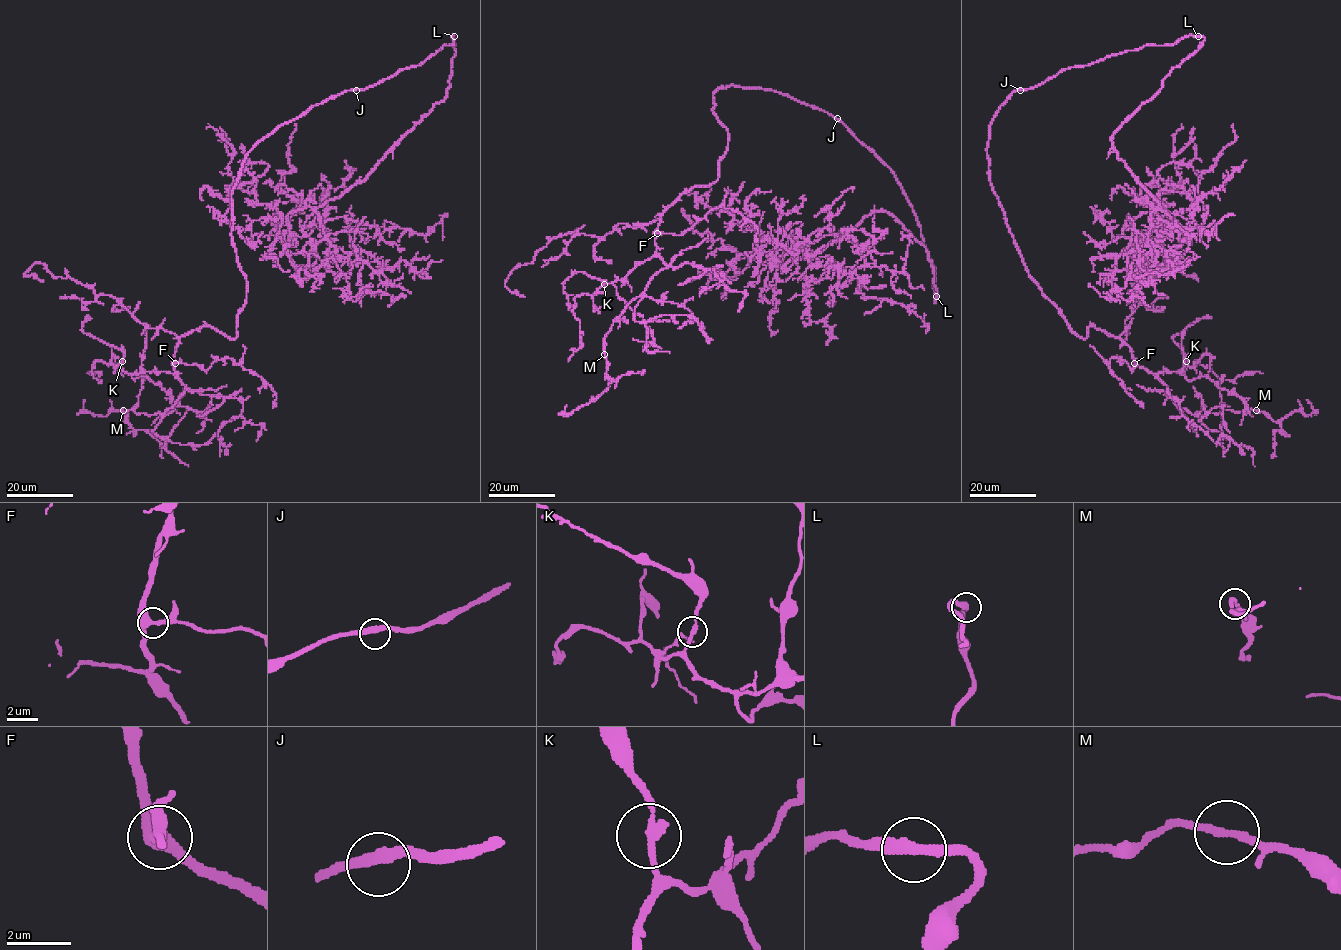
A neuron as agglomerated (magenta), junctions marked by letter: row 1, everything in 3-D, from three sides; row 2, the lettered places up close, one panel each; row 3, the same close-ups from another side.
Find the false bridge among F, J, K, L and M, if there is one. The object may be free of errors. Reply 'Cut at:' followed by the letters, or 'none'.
Cut at: none

